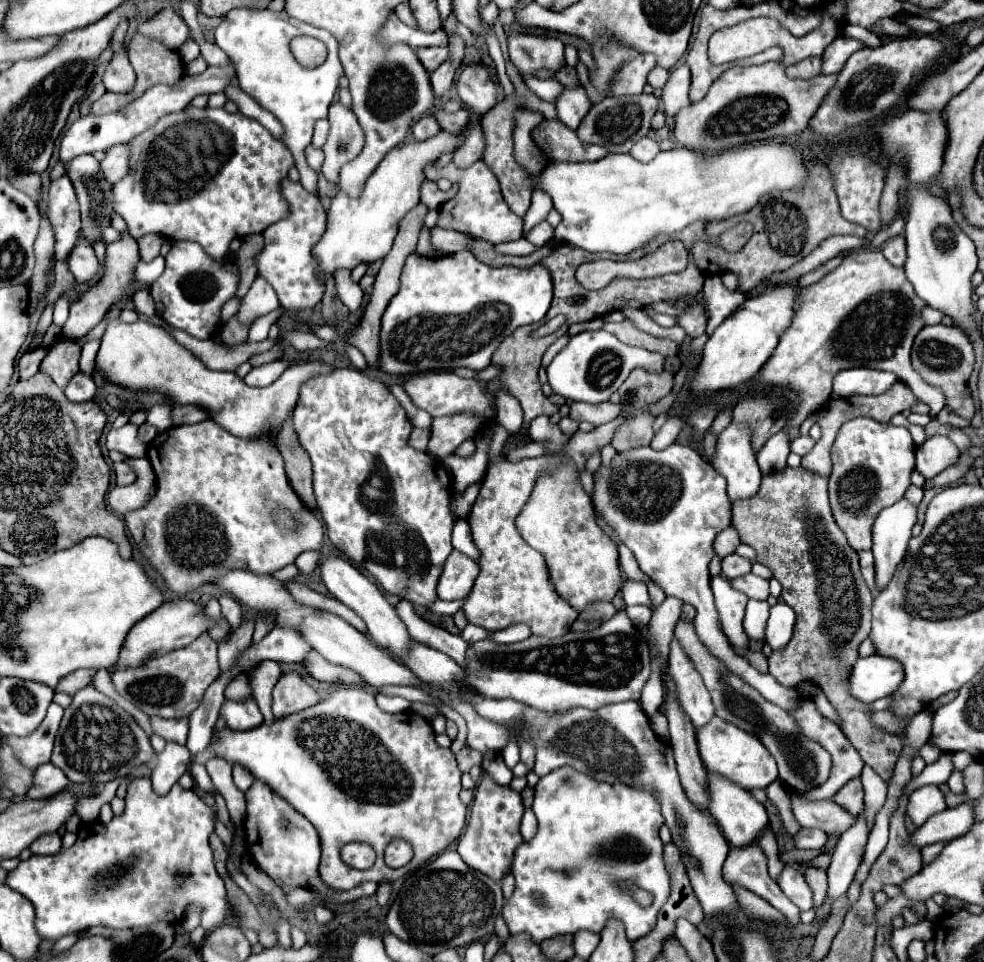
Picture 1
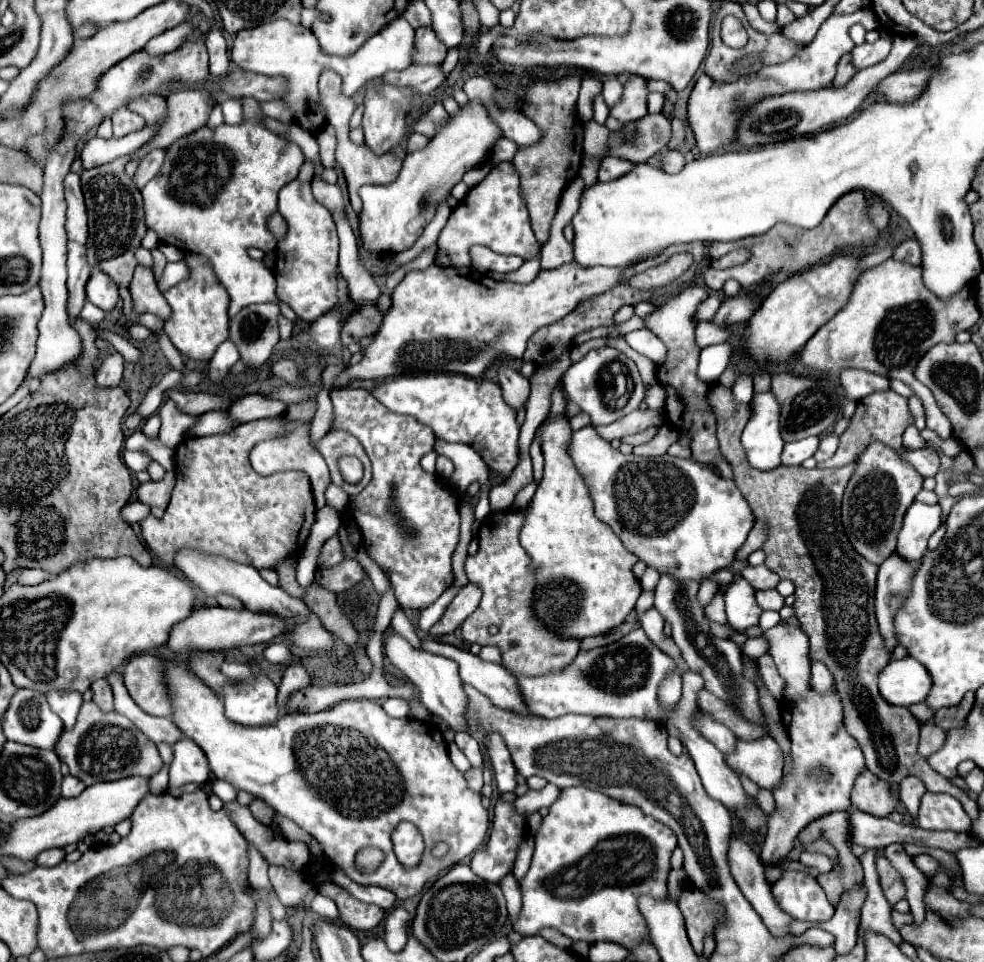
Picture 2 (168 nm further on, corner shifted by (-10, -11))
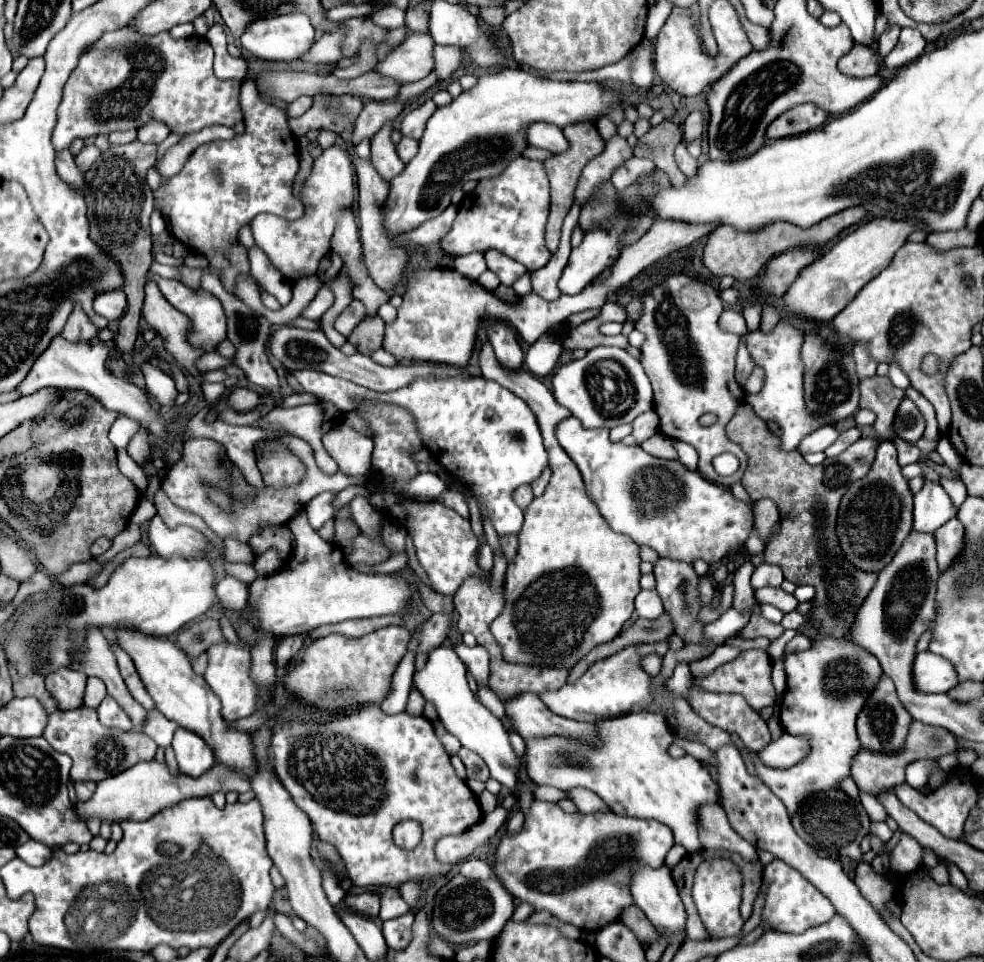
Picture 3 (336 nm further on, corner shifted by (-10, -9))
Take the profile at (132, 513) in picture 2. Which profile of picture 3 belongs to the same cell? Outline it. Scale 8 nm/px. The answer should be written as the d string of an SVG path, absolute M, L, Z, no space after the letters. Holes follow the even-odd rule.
M140 501L140 503L136 505L130 521L140 525L140 523L144 523L144 521L150 521L154 515L156 515L156 507L154 507L150 501Z

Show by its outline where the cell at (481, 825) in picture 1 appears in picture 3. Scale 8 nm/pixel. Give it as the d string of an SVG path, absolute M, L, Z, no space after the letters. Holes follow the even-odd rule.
M470 857L470 859L466 859L464 863L462 863L462 867L460 867L460 873L464 875L464 877L470 877L470 879L474 879L474 881L482 881L482 879L490 879L494 873L492 873L492 867L490 867L490 863L486 863L486 861L482 861L482 859L474 859L474 857Z

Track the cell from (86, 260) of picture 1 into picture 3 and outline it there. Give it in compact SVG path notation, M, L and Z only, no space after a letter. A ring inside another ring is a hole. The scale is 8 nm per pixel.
M120 289L102 293L94 299L94 311L108 321L118 321L126 311L126 295Z

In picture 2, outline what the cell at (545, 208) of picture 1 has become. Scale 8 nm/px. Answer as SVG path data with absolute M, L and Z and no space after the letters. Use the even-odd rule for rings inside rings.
M534 257L530 261L524 261L524 265L512 273L492 273L494 279L500 281L514 281L514 283L530 283L540 271L540 259Z

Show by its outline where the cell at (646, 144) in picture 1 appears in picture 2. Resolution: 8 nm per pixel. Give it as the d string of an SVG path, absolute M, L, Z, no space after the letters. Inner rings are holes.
M668 151L660 159L660 169L666 173L678 173L684 167L684 153L680 151Z

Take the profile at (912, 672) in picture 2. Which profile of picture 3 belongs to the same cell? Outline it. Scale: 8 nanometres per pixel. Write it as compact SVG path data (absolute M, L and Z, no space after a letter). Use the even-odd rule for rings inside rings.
M924 651L914 661L914 683L920 693L948 693L958 685L958 673L944 657Z

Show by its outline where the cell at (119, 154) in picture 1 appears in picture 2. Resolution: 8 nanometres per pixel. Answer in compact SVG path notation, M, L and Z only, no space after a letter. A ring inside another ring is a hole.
M154 149L148 151L140 161L138 161L138 169L134 173L134 185L138 189L142 189L154 175L158 175L158 169L162 165L162 157L164 157L164 149Z

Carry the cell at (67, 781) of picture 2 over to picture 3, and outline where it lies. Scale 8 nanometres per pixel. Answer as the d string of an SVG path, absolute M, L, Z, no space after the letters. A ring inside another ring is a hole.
M88 781L88 783L76 783L74 789L76 789L76 795L78 795L80 801L88 801L94 795L96 783L92 783L92 781Z

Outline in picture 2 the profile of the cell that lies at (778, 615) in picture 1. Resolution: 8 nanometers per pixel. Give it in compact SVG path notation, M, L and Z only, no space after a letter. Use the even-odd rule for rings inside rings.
M778 623L776 627L764 631L764 637L770 645L770 655L786 681L780 703L782 723L792 741L792 777L784 777L780 787L774 789L776 811L768 817L768 833L762 845L762 863L776 865L786 859L794 847L796 835L808 827L814 819L820 819L834 811L846 811L850 807L850 791L856 777L866 769L864 755L854 737L850 737L842 723L842 703L836 691L818 695L810 687L810 661L808 661L808 635L798 625ZM816 767L826 767L832 777L822 783L808 775Z

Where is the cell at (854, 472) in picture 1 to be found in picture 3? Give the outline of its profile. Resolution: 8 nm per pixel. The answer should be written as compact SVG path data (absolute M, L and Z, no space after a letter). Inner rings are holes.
M882 441L876 463L864 479L852 483L842 497L836 521L838 543L850 563L862 571L880 573L912 531L912 493L894 459L894 443Z

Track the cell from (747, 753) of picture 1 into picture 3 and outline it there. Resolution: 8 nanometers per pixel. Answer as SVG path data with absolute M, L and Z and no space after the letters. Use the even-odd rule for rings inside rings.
M784 733L778 741L772 741L758 755L762 763L772 769L788 769L802 761L806 753L810 753L810 741L806 741L806 737L794 737L790 733Z

